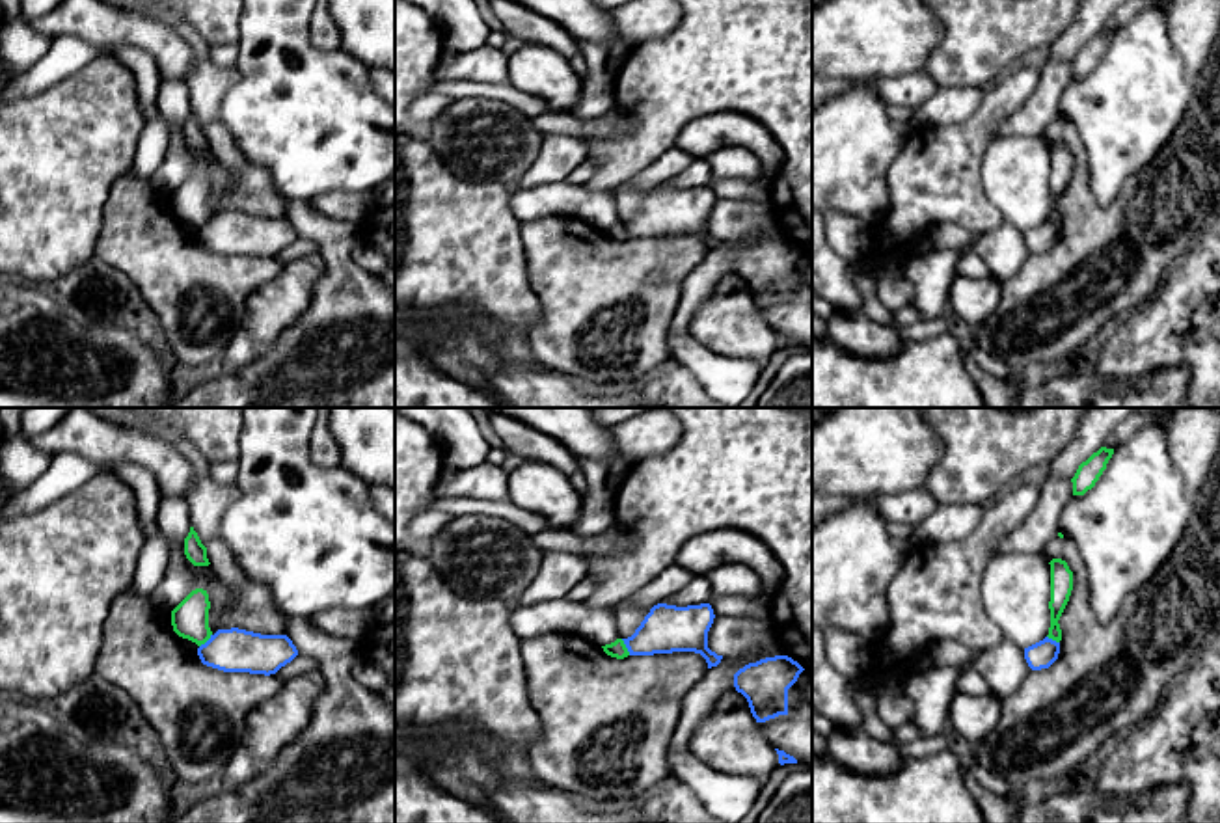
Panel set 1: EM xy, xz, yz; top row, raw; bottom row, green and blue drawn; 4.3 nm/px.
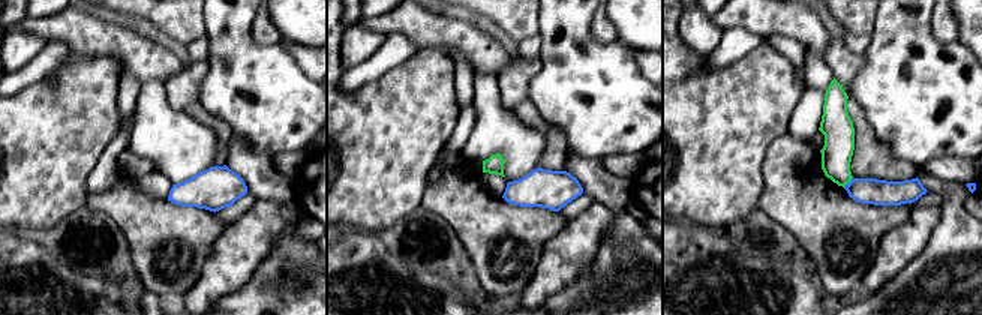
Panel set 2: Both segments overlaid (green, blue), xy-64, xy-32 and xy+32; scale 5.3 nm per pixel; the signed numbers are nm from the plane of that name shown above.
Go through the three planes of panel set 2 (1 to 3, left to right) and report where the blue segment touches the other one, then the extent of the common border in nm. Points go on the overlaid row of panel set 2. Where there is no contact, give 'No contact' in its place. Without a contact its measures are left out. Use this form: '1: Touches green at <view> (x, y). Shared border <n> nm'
1: No contact
2: No contact
3: Touches green at xy+32 (847, 183). Shared border 80 nm

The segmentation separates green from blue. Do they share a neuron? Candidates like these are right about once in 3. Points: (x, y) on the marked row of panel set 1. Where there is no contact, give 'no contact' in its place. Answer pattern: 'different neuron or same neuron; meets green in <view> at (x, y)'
different neuron; meets green in xz at (624, 647)

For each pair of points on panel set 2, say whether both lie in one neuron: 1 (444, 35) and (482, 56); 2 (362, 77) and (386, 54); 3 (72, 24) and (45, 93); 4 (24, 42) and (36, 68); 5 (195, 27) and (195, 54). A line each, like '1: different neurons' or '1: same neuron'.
1: same neuron
2: same neuron
3: different neurons
4: different neurons
5: different neurons

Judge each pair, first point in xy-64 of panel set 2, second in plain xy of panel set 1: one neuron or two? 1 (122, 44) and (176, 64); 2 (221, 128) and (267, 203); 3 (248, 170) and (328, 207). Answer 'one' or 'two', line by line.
1: one
2: one
3: two

